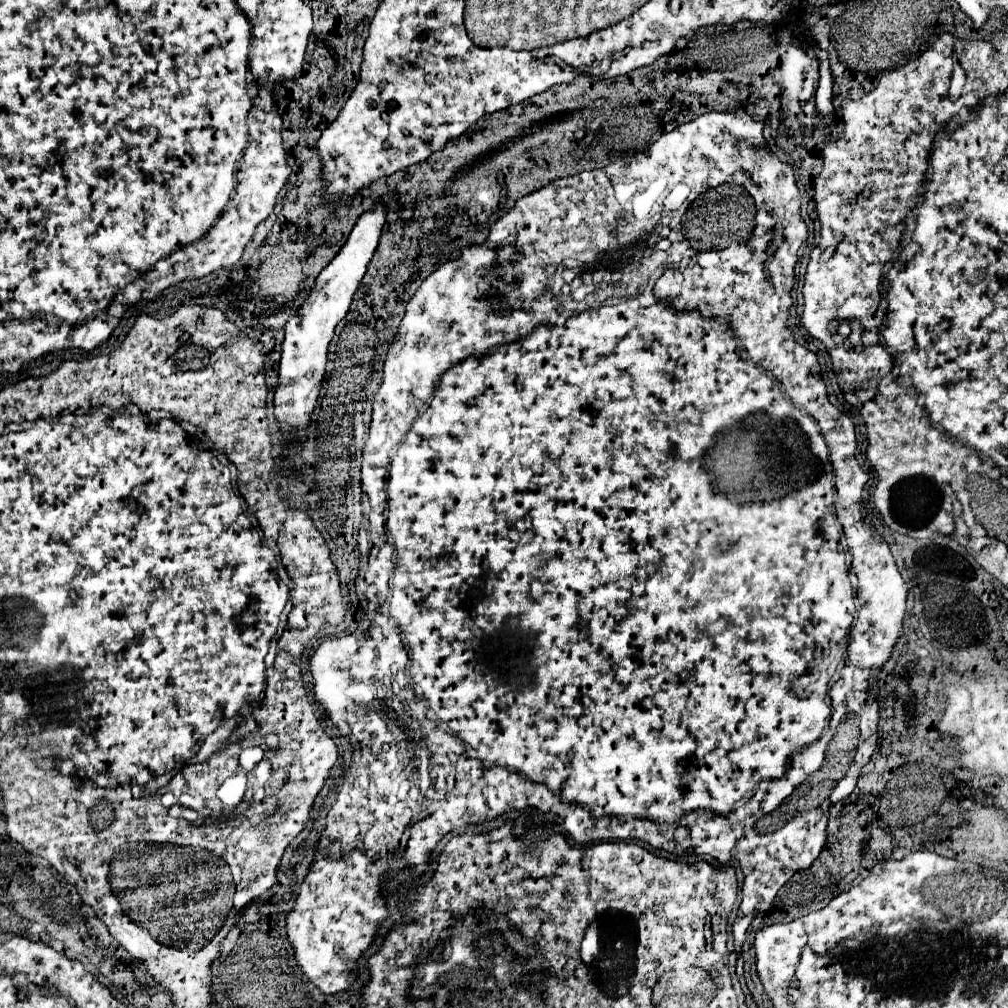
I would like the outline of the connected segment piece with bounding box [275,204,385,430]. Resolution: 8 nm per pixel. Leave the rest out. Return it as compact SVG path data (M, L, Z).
M381 204L373 206L373 210L359 216L345 246L329 262L329 266L317 276L309 296L299 306L297 314L285 324L285 340L283 340L283 352L281 352L281 364L279 364L279 384L275 388L275 416L281 422L283 430L289 430L289 428L305 430L311 420L311 412L317 404L323 374L325 374L327 346L333 338L333 330L337 322L345 318L345 314L349 312L353 294L357 292L361 278L367 270L367 264L377 248L383 224L385 224L385 206Z

